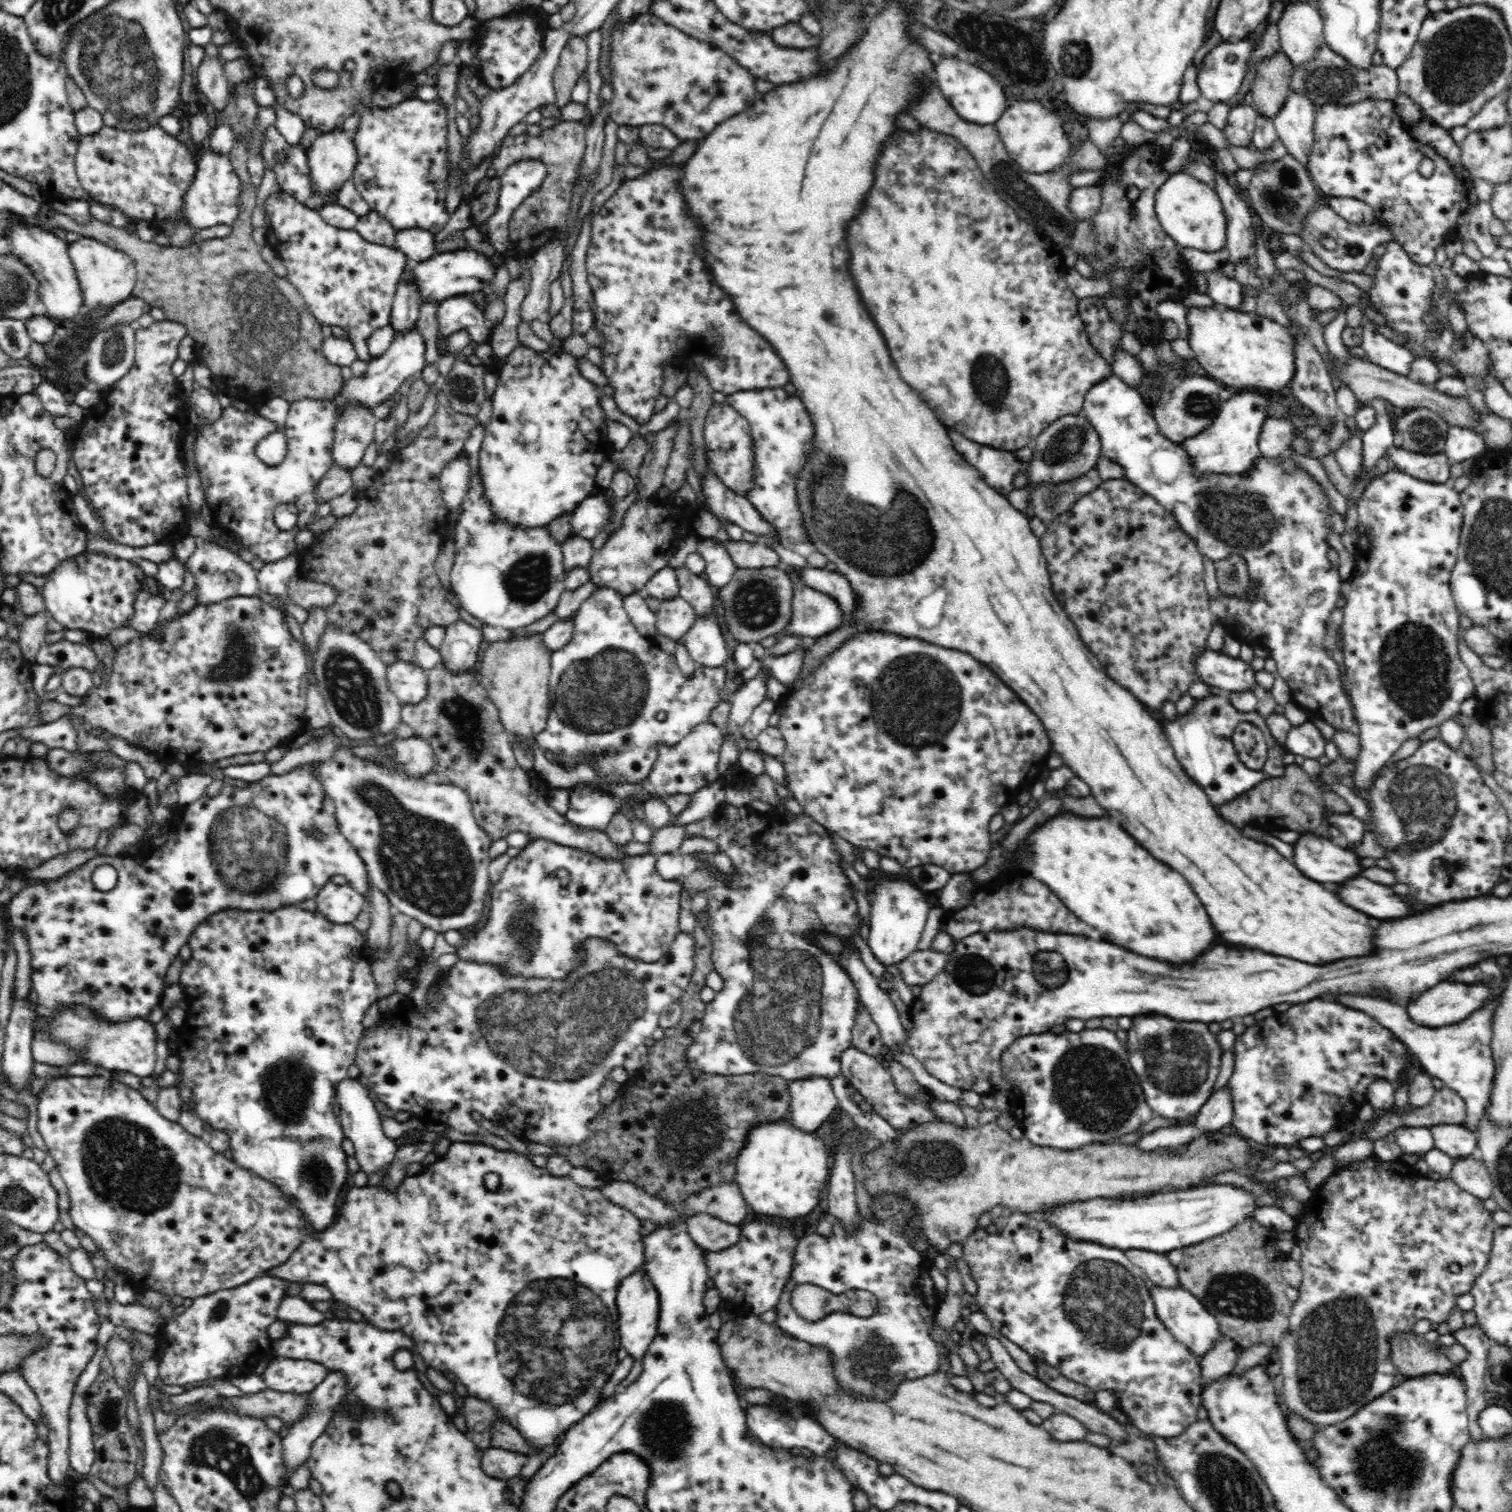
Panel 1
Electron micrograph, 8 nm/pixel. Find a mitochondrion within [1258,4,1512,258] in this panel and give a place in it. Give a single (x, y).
(1465, 56)

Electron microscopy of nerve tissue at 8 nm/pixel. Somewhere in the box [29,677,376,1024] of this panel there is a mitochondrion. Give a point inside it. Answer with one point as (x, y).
(245, 845)

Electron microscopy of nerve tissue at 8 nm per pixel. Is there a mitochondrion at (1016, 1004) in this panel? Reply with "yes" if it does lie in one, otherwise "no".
no

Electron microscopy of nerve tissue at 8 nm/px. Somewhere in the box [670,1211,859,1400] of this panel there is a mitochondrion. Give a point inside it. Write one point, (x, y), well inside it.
(835, 1303)

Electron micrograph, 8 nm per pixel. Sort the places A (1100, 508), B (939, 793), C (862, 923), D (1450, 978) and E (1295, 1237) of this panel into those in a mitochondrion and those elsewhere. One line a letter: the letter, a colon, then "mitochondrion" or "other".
A: other
B: other
C: other
D: other
E: other

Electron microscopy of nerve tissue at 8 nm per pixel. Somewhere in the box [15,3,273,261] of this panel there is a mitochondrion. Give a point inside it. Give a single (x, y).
(116, 61)

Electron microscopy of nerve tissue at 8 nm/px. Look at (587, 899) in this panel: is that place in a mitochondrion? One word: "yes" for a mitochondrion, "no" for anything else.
no

